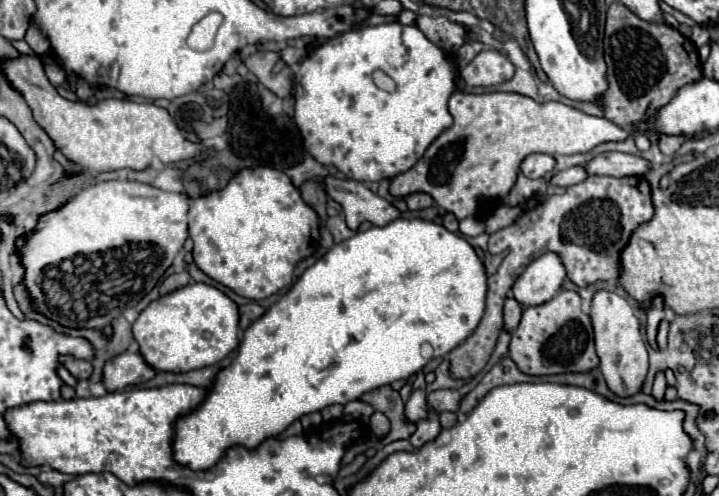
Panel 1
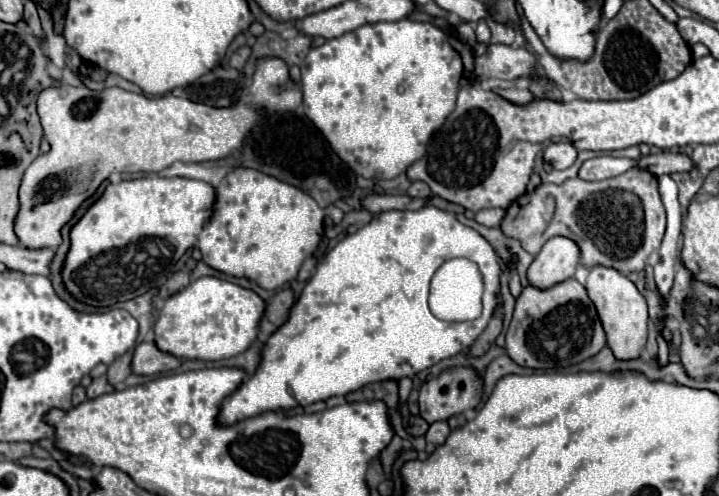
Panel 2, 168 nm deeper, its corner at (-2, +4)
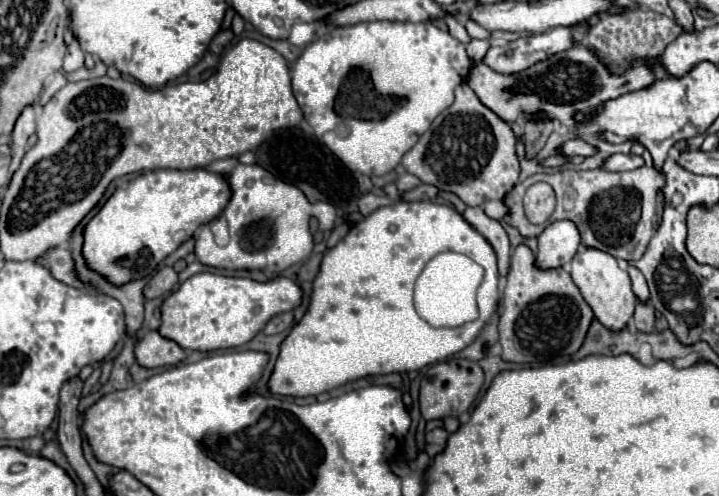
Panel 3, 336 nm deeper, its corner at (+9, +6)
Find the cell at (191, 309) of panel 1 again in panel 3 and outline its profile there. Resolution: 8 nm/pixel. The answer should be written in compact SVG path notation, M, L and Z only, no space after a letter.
M198 273L186 279L174 293L170 293L160 307L158 333L164 339L176 341L182 349L192 351L216 351L234 349L248 343L270 317L292 311L302 297L302 289L286 279L278 277L270 283L258 283L244 277L224 277L216 273Z

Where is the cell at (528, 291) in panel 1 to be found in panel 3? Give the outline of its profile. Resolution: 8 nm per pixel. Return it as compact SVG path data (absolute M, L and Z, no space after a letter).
M556 221L550 223L538 237L536 267L538 269L558 269L572 261L580 245L580 233L574 223Z

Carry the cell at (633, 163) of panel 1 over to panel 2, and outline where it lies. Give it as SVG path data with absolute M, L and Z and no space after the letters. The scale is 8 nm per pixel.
M661 151L657 155L641 157L639 167L651 171L653 175L663 175L663 173L683 173L695 169L695 163L689 155L685 153L673 153L673 151Z

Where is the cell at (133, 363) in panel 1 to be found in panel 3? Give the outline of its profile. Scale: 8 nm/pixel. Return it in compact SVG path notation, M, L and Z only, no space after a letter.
M150 331L140 341L136 341L134 355L142 367L164 367L180 363L184 359L184 349L160 337L158 331Z

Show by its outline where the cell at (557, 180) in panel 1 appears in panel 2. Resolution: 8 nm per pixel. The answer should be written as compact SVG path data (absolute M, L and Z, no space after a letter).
M601 155L595 159L589 159L583 163L579 169L579 177L587 181L599 181L599 179L609 179L617 177L633 167L637 167L639 159L627 159L627 157L611 157L611 155Z

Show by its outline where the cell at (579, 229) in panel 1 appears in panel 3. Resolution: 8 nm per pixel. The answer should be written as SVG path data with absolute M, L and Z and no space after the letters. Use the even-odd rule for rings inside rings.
M646 165L634 171L624 171L624 173L610 173L602 169L592 169L592 171L562 169L552 175L538 173L518 183L516 187L512 187L512 191L504 197L504 203L510 209L504 215L504 221L516 227L524 239L530 239L530 237L538 237L544 231L544 227L550 225L552 221L570 219L578 225L584 247L600 249L616 259L636 261L644 255L654 235L654 211L658 203L658 191L662 187L664 187L664 175L656 171L654 167L646 167ZM538 181L552 185L556 193L556 209L544 225L532 225L526 219L524 209L522 209L524 191Z

